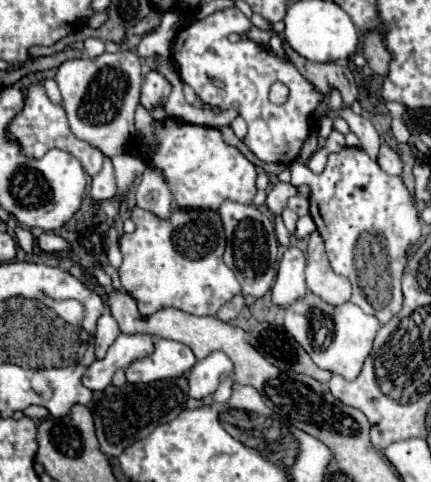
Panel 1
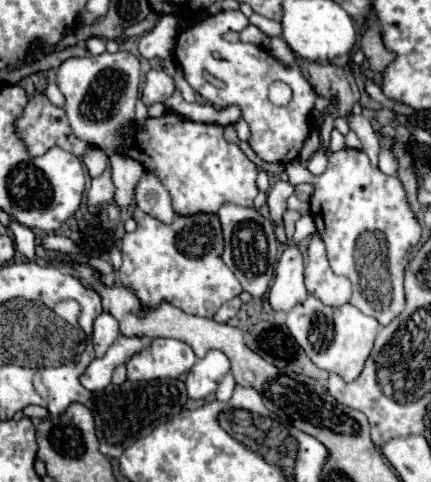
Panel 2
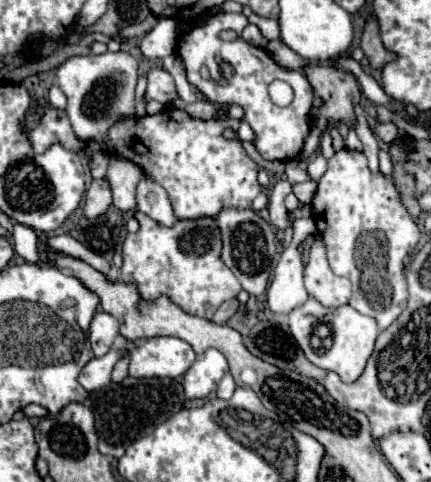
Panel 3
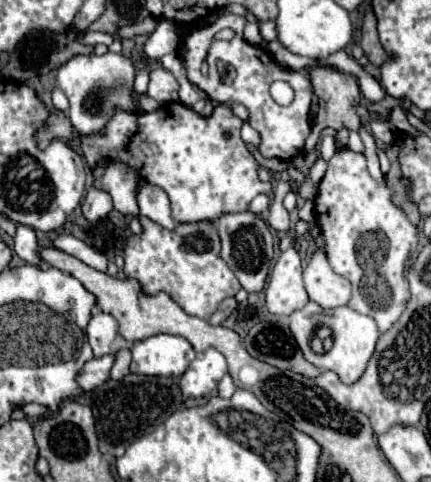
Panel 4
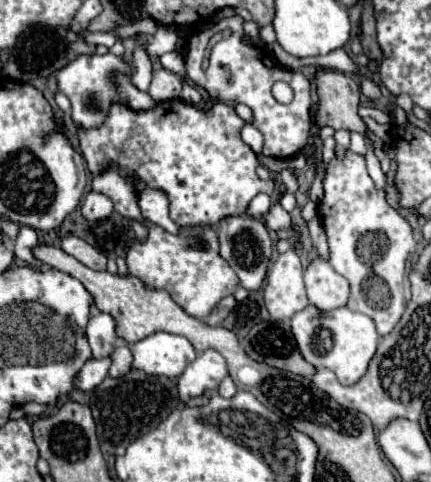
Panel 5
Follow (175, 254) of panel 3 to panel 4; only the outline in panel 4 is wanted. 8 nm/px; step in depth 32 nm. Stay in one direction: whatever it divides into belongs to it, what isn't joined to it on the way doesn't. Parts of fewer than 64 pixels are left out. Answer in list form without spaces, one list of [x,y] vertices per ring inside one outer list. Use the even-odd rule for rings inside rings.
[[[138,216],[142,234],[132,234],[124,246],[124,278],[140,282],[144,294],[166,292],[186,314],[208,320],[218,304],[230,296],[236,296],[240,282],[234,272],[220,258],[220,236],[214,222],[202,220],[196,224],[178,224],[174,230],[166,230],[146,216]]]

